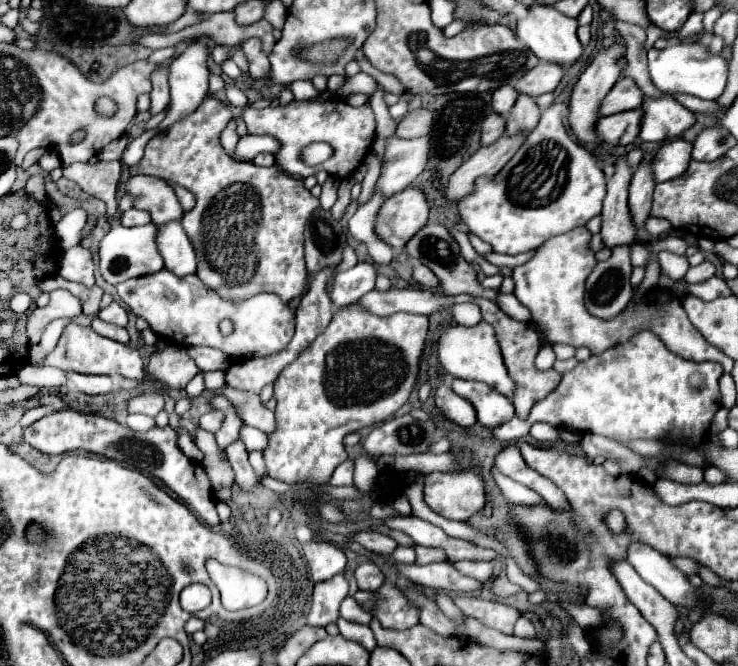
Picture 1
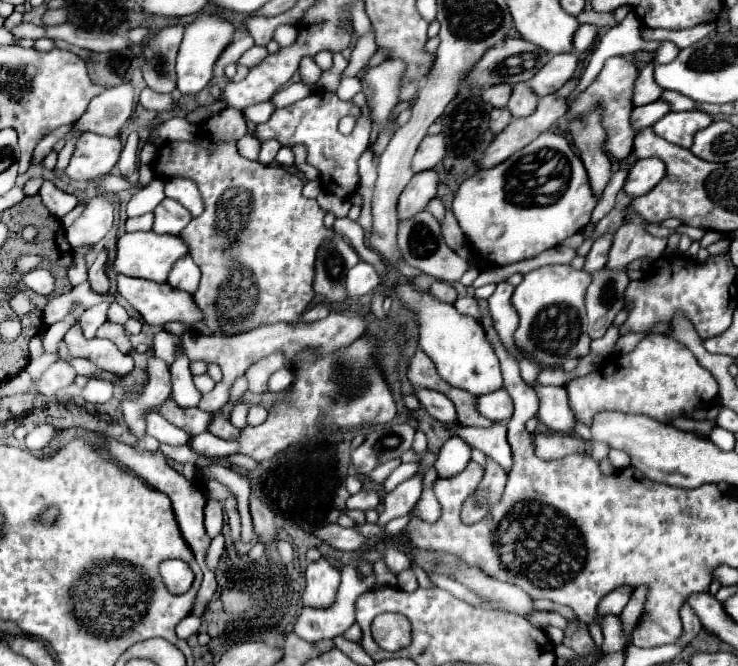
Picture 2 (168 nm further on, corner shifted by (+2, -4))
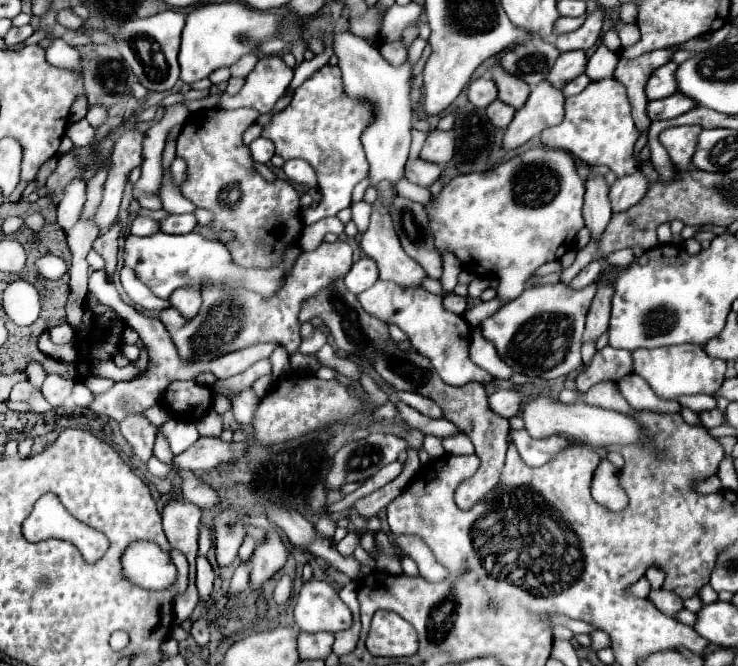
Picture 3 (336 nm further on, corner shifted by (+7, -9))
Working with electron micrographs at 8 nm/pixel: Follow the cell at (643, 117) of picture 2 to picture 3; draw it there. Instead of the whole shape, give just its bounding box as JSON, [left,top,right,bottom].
[646,93,696,121]

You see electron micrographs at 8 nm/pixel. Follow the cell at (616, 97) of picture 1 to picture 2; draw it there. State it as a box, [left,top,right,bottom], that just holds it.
[633,64,663,106]

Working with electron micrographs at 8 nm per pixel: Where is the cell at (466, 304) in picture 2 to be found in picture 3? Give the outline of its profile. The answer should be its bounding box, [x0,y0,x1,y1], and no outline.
[462,297,502,327]

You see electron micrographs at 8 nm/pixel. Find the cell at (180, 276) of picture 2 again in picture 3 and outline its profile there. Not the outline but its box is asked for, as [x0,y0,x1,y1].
[170,287,202,319]

